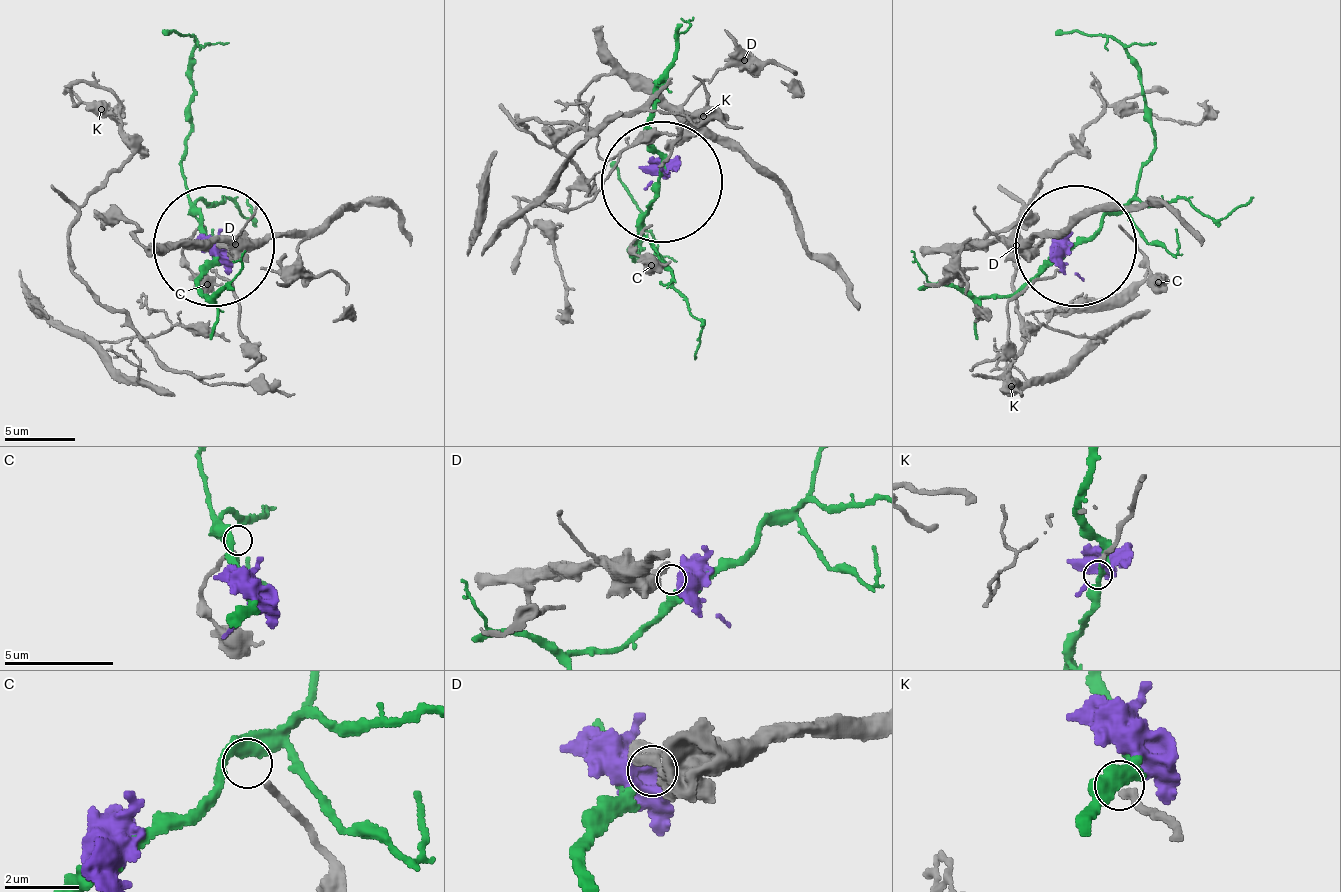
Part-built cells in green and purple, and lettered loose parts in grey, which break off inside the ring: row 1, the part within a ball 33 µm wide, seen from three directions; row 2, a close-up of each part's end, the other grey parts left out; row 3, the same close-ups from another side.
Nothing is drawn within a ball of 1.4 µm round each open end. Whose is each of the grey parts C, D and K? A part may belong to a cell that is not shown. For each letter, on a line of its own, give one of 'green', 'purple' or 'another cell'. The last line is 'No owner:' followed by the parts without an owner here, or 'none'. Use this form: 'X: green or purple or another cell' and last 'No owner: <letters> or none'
C: another cell
D: purple
K: another cell
No owner: C, K

